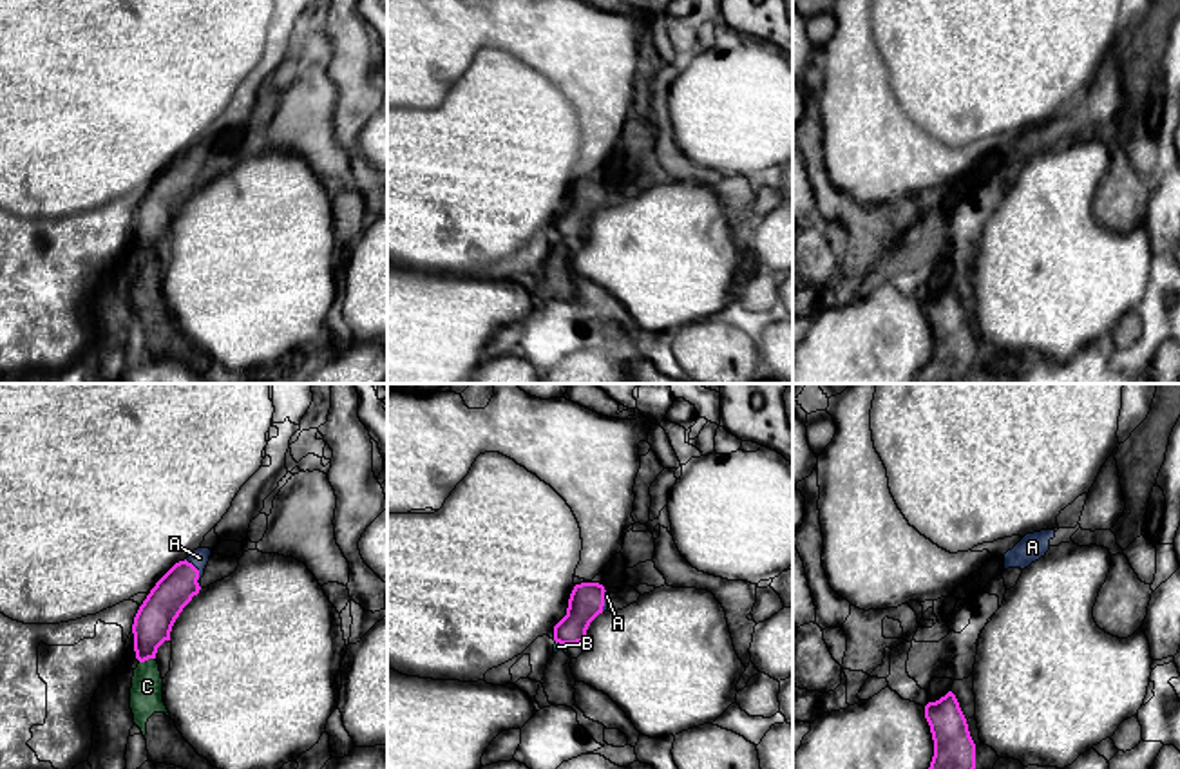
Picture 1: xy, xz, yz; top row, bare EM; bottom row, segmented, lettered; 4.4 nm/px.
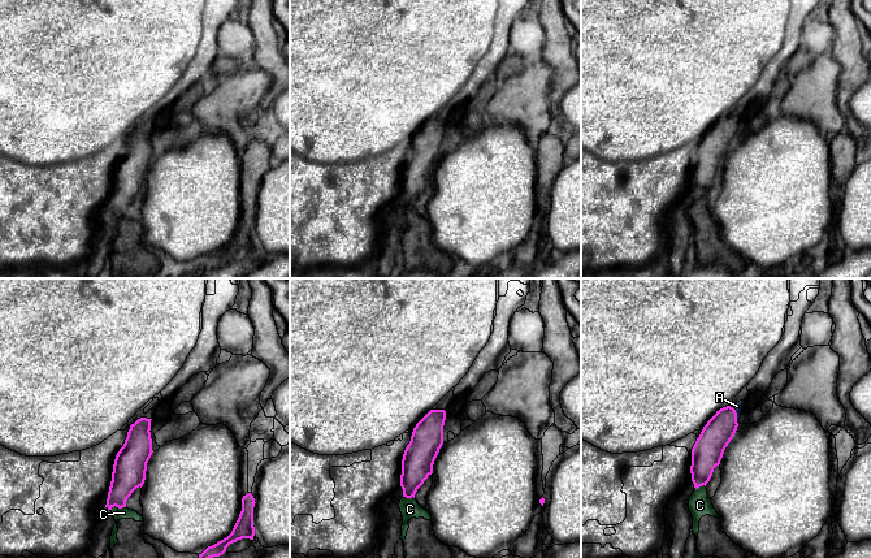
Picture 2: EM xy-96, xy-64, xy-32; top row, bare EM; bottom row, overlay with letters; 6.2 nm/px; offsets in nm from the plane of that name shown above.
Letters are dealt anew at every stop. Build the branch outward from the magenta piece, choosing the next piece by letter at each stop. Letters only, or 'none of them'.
A

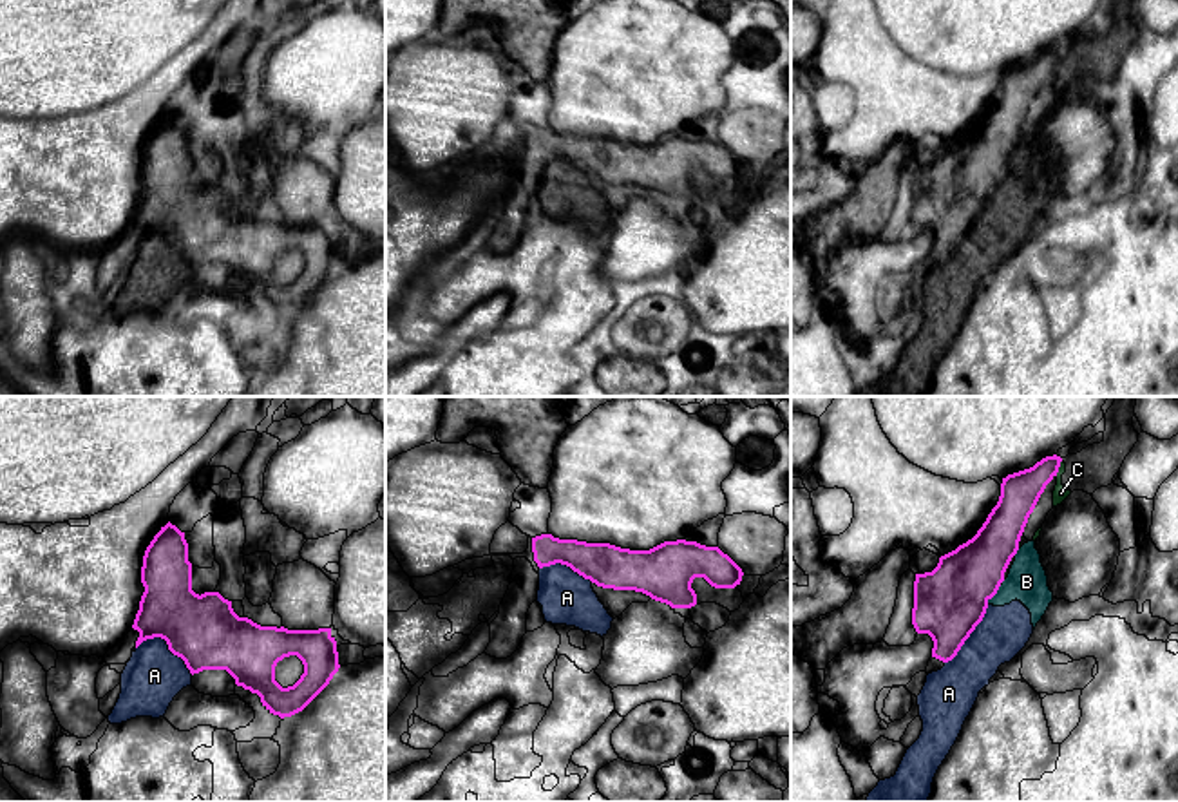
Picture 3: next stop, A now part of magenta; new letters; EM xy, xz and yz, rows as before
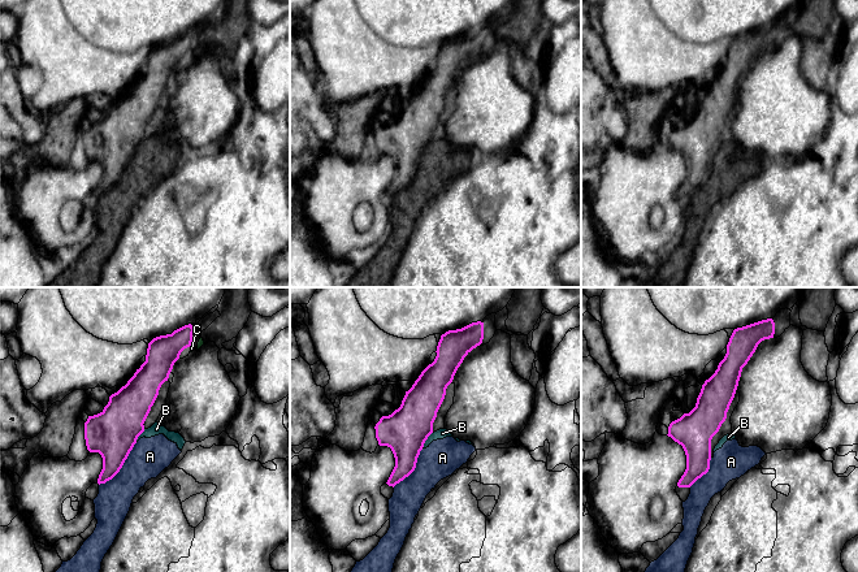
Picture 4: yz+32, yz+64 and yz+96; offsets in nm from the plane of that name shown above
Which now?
none of them

